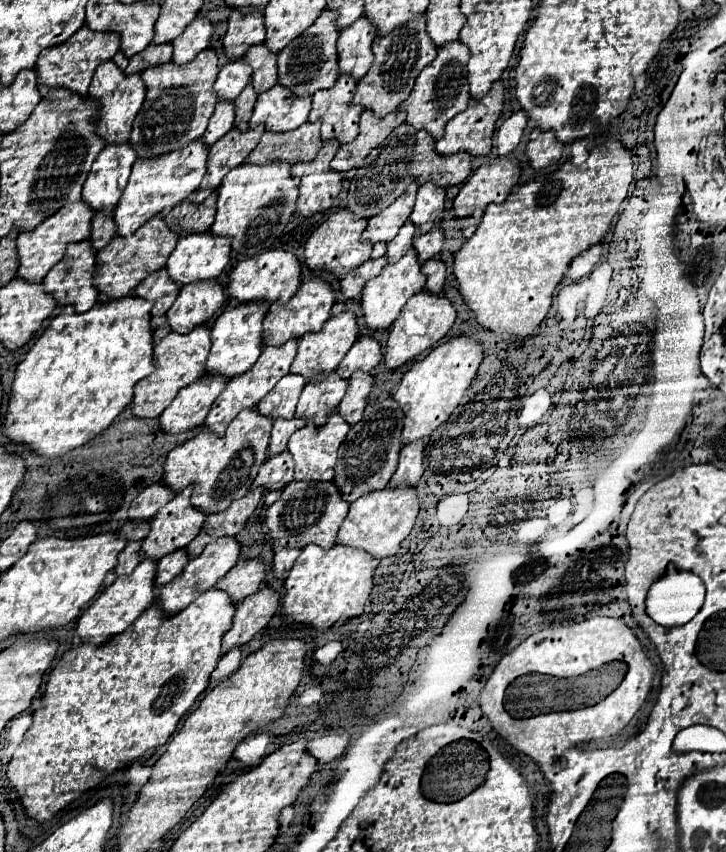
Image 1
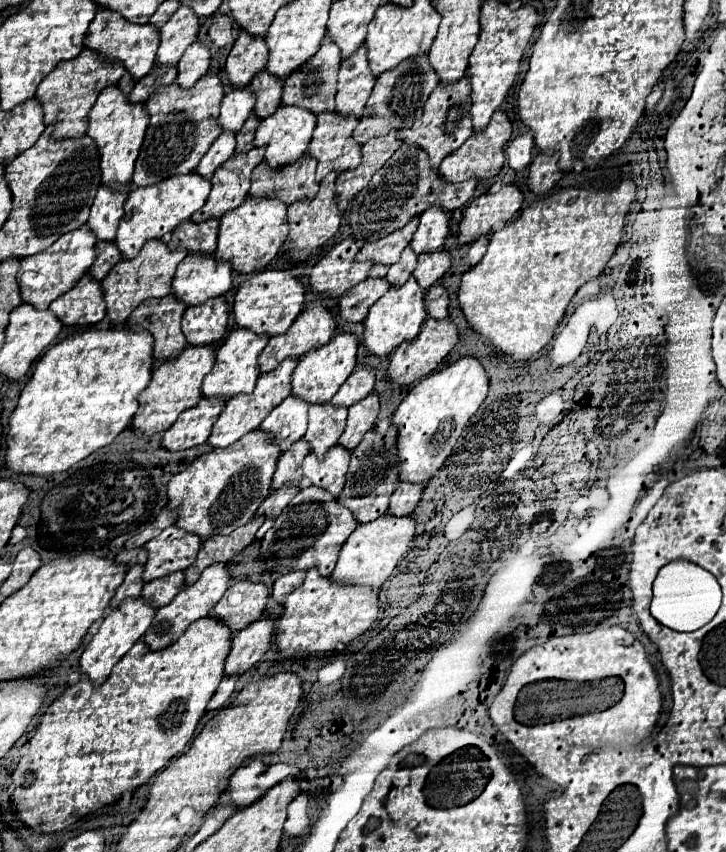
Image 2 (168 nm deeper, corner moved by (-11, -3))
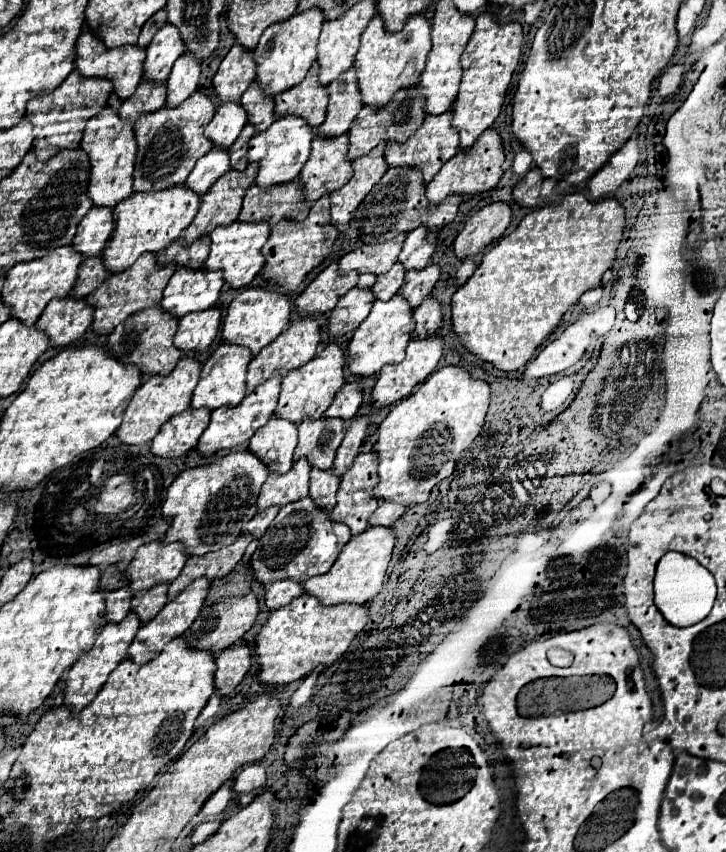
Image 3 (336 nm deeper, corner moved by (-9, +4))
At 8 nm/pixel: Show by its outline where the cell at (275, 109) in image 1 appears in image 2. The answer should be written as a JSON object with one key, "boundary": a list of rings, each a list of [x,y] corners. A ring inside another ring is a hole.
{"boundary":[[[282,107],[272,117],[260,121],[254,135],[254,147],[266,147],[266,163],[270,165],[270,169],[276,171],[280,167],[296,163],[306,153],[314,127],[316,127],[314,113],[308,113],[306,109],[300,107]]]}

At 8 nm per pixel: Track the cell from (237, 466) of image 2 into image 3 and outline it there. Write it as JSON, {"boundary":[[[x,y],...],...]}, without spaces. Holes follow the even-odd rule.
{"boundary":[[[248,448],[232,450],[222,458],[216,456],[210,464],[184,470],[168,486],[162,506],[162,516],[174,518],[166,532],[166,542],[180,540],[186,544],[188,554],[196,556],[228,546],[242,532],[242,524],[258,512],[256,500],[268,474],[270,470],[266,470],[266,464],[254,458]]]}

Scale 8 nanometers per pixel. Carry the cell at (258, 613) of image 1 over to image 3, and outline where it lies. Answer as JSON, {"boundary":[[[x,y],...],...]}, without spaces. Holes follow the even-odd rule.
{"boundary":[[[238,644],[222,650],[222,654],[216,656],[216,674],[214,682],[222,696],[228,696],[234,692],[234,688],[242,682],[246,672],[252,666],[252,648],[248,644]]]}

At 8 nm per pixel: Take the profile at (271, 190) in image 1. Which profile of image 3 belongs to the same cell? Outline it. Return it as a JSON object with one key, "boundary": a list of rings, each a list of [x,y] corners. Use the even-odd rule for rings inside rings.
{"boundary":[[[236,220],[228,226],[218,226],[210,234],[212,248],[210,248],[210,256],[204,264],[204,268],[206,270],[222,270],[224,280],[232,288],[246,286],[254,280],[254,276],[264,266],[262,246],[268,242],[268,236],[270,236],[270,224],[268,222],[240,222],[240,220]]]}

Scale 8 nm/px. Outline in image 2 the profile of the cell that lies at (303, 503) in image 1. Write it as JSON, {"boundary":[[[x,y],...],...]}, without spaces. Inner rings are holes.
{"boundary":[[[316,487],[300,489],[298,495],[288,503],[288,509],[280,513],[280,517],[260,541],[260,551],[268,573],[286,575],[290,573],[290,567],[292,571],[308,571],[314,567],[322,577],[328,577],[332,573],[340,547],[358,525],[352,517],[352,511],[344,509],[336,499],[316,503],[314,497],[320,499],[324,495],[316,491]]]}

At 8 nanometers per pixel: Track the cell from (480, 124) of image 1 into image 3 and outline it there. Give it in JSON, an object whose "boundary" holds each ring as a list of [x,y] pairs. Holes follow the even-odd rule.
{"boundary":[[[490,126],[486,130],[486,134],[482,134],[482,138],[478,138],[478,142],[474,142],[474,146],[470,146],[470,150],[466,150],[466,154],[462,154],[462,150],[458,150],[458,154],[454,154],[454,158],[450,158],[440,168],[440,172],[426,186],[426,198],[430,202],[442,202],[446,198],[446,194],[474,196],[478,192],[486,192],[500,182],[500,178],[504,174],[502,164],[504,164],[502,138],[500,138],[498,130],[494,126]]]}

